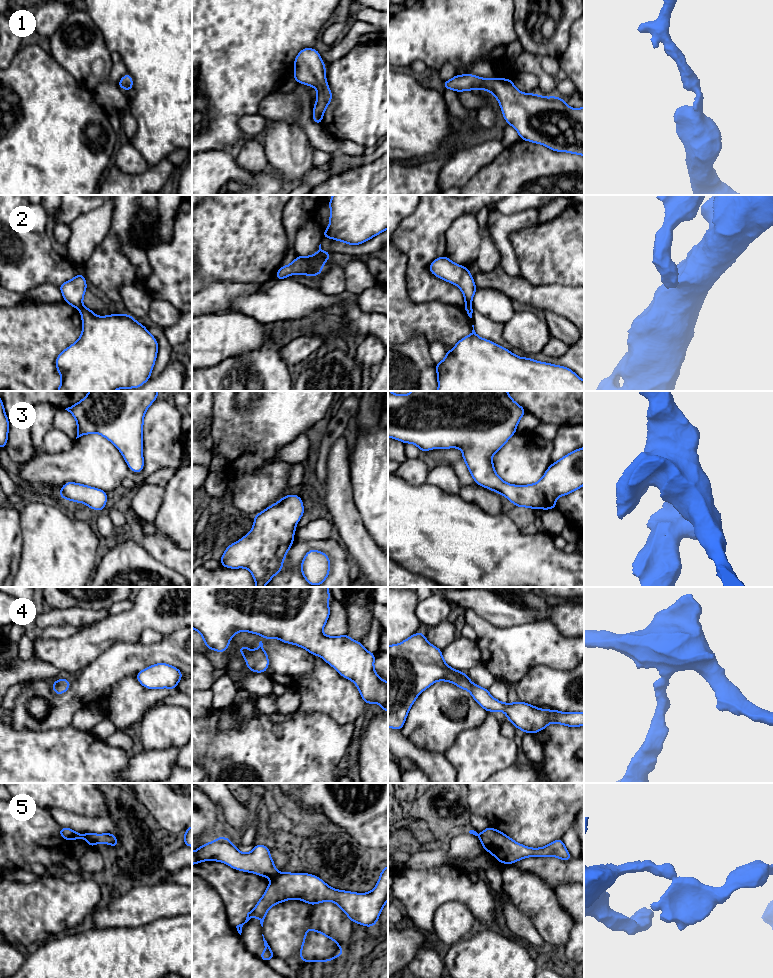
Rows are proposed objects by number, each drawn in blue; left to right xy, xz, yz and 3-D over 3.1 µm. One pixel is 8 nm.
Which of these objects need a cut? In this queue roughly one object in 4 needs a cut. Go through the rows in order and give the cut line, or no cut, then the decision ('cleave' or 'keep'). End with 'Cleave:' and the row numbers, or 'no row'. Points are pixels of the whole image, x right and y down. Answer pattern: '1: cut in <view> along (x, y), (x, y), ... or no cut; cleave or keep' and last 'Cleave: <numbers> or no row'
1: no cut; keep
2: cut in yz along (465, 305), (471, 307); cleave
3: no cut; keep
4: no cut; keep
5: cut in xz along (278, 873), (271, 878); cleave
Cleave: 2, 5

